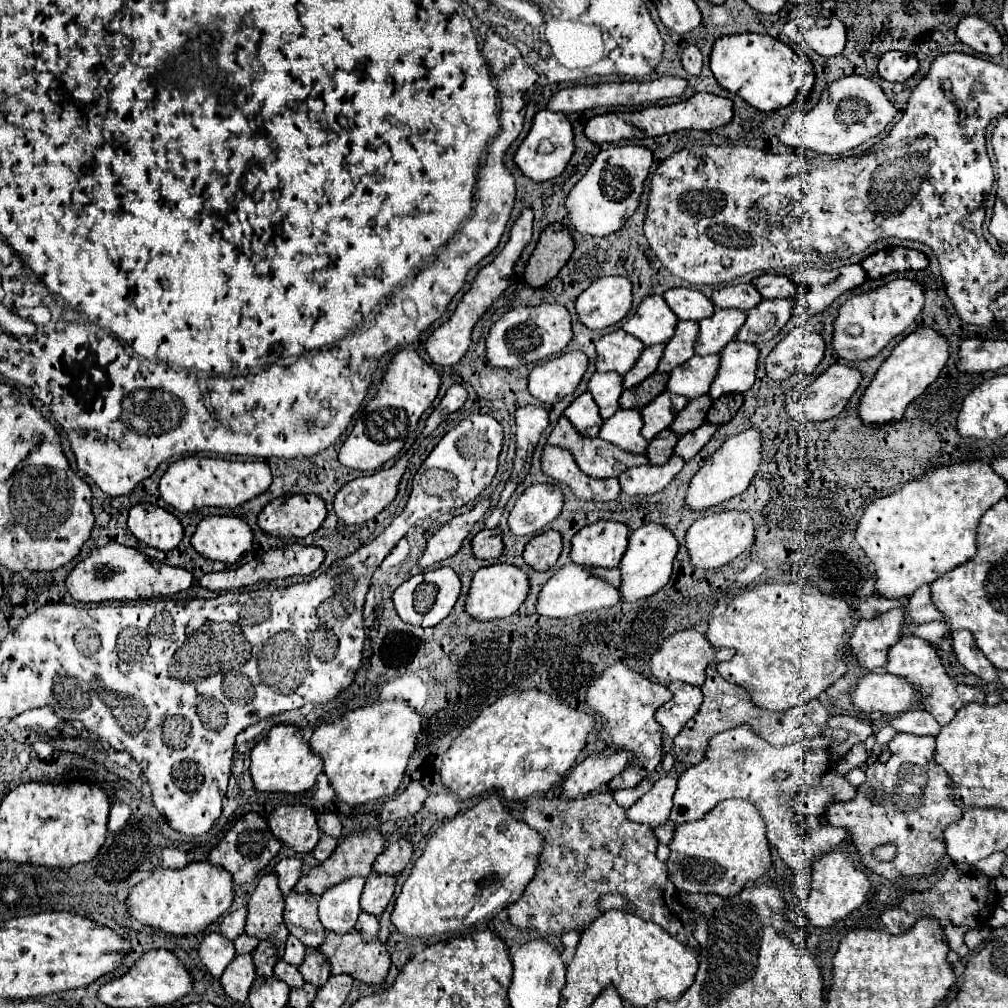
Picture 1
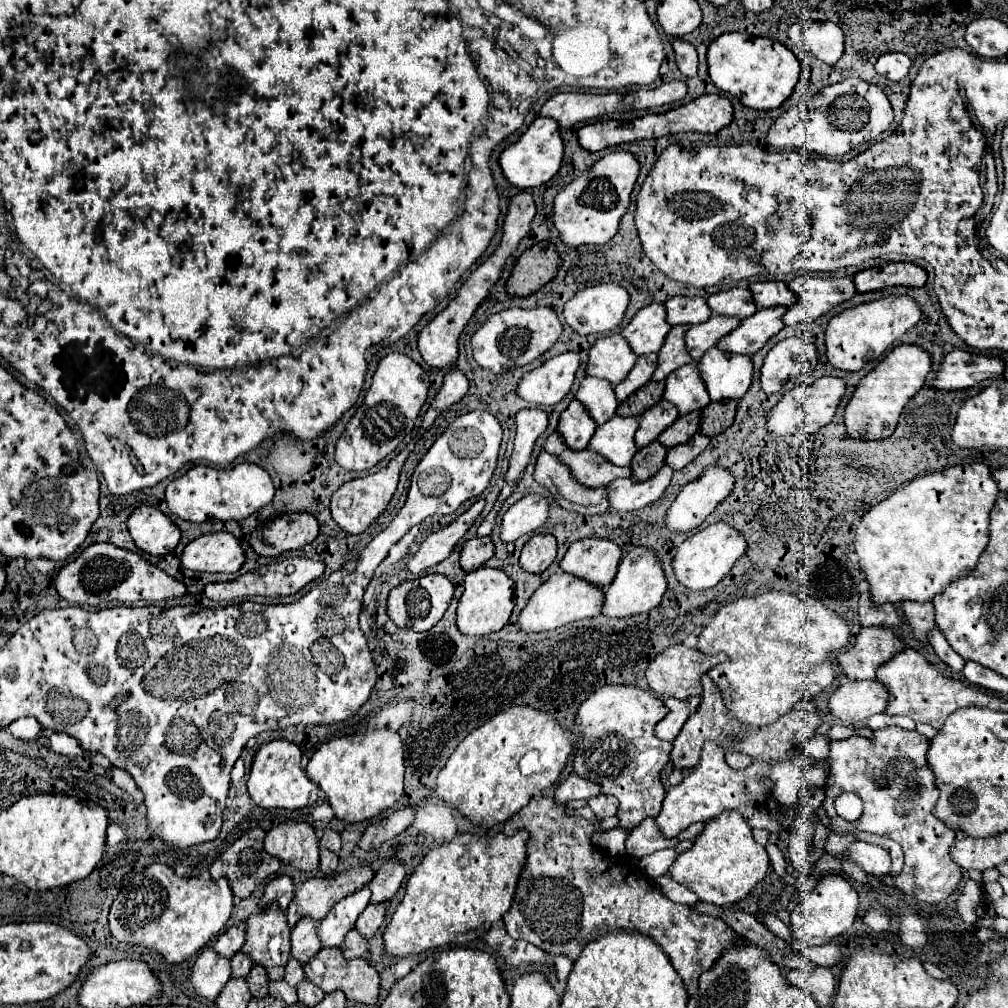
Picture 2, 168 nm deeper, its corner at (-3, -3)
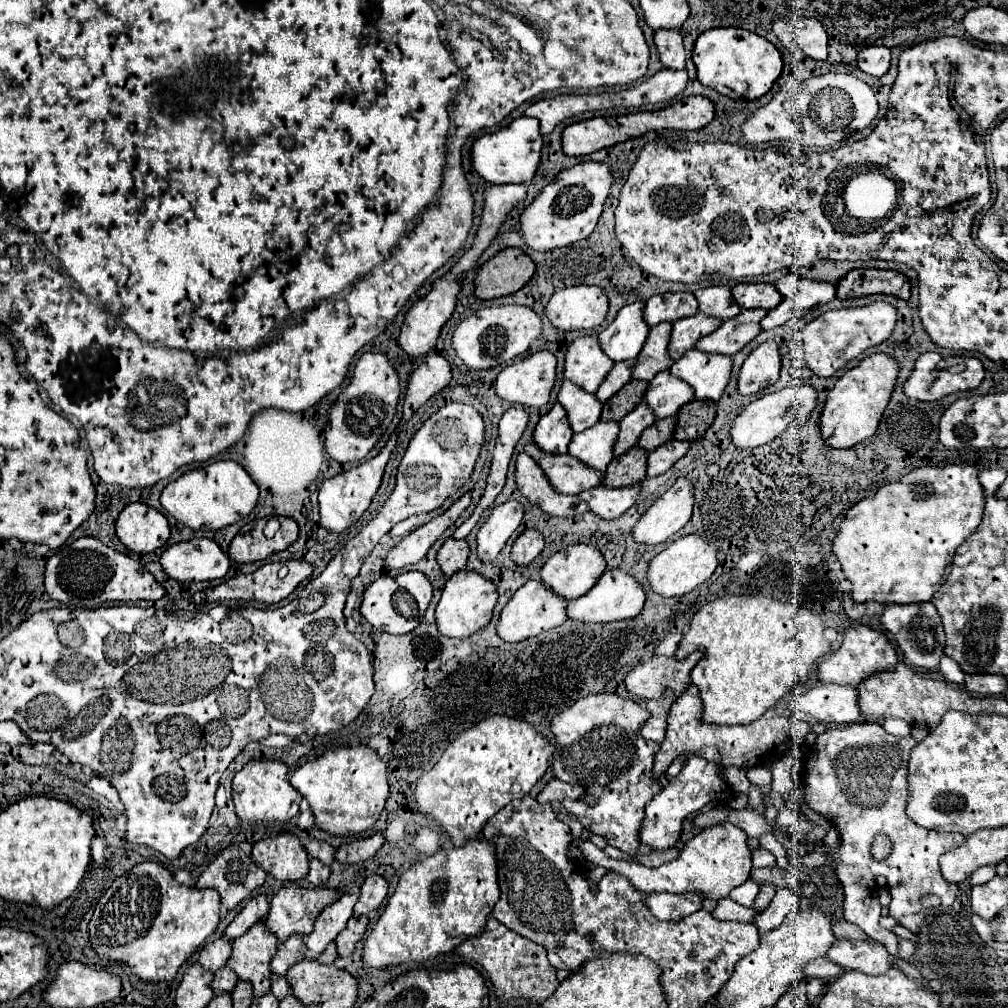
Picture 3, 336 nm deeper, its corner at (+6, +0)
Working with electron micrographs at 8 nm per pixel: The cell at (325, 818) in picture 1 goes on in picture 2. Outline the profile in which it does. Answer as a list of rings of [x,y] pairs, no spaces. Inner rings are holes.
[[[324,830],[322,838],[320,838],[320,846],[338,854],[340,852],[340,834],[334,830]]]

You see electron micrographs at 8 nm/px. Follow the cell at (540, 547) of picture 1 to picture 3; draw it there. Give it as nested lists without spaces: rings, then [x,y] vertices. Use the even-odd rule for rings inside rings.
[[[527,529],[523,535],[519,535],[511,549],[511,559],[517,565],[529,565],[535,557],[539,557],[543,551],[543,535],[535,529]]]

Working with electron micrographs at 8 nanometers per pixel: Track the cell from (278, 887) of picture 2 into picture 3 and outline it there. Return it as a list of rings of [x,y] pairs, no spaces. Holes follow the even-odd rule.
[[[255,895],[249,899],[249,903],[243,907],[243,911],[233,919],[233,923],[225,929],[225,937],[229,941],[237,939],[239,935],[243,935],[251,925],[255,925],[257,921],[265,919],[271,907],[271,895]]]

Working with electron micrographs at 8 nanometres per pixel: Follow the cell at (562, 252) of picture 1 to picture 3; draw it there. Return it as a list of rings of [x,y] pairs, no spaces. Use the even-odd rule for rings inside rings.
[[[519,247],[503,249],[491,257],[475,277],[479,299],[497,299],[519,291],[535,273],[533,259]]]

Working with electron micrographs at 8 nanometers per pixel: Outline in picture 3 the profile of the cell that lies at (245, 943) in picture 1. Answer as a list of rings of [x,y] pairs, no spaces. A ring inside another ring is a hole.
[[[225,965],[225,967],[221,967],[219,971],[215,971],[215,979],[213,979],[213,991],[215,991],[215,995],[221,995],[221,993],[229,993],[235,985],[237,985],[237,975],[235,973],[231,973],[231,969]]]

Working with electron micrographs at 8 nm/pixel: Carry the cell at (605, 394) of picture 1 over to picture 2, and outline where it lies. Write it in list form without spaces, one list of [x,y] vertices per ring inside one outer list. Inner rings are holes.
[[[586,376],[576,392],[576,400],[584,404],[596,426],[606,424],[618,408],[618,400],[614,396],[614,388],[600,380],[600,378],[590,378]]]

